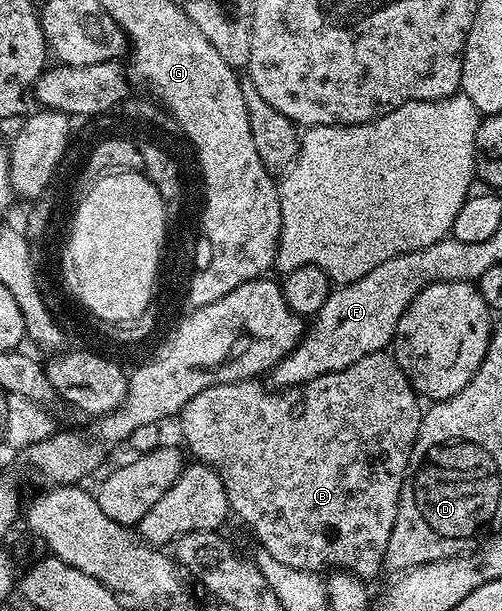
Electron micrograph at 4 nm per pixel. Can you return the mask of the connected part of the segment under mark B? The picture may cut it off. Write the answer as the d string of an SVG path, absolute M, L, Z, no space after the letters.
M377 351L373 355L363 357L359 361L355 361L355 365L347 365L347 369L342 371L336 371L335 373L329 373L327 375L320 375L317 379L312 379L308 384L304 386L302 391L305 391L301 395L301 404L298 405L297 411L293 411L290 415L284 415L281 412L281 399L277 395L268 395L263 388L260 387L260 382L257 381L242 381L240 383L216 383L213 387L203 389L199 394L195 396L191 401L187 401L187 405L183 410L179 412L179 419L181 419L181 431L185 434L185 443L189 446L189 451L193 454L192 458L197 461L212 461L214 464L222 466L227 469L229 475L227 479L227 485L229 488L229 496L232 508L235 510L235 515L238 515L255 534L258 535L260 546L263 546L271 553L271 557L275 557L277 561L287 565L288 567L298 567L300 571L307 571L310 569L319 569L323 563L333 563L332 566L341 568L344 571L348 571L362 580L369 581L369 578L376 573L377 570L382 570L385 562L385 554L387 553L387 541L391 541L391 529L395 525L395 517L397 516L397 506L401 500L401 487L405 483L405 474L409 468L409 458L413 452L413 446L417 440L417 434L419 433L419 425L421 424L421 416L423 414L423 406L421 407L422 400L419 398L416 391L413 390L412 385L409 383L407 376L401 372L401 367L398 365L397 360L393 358L392 354L385 351Z

